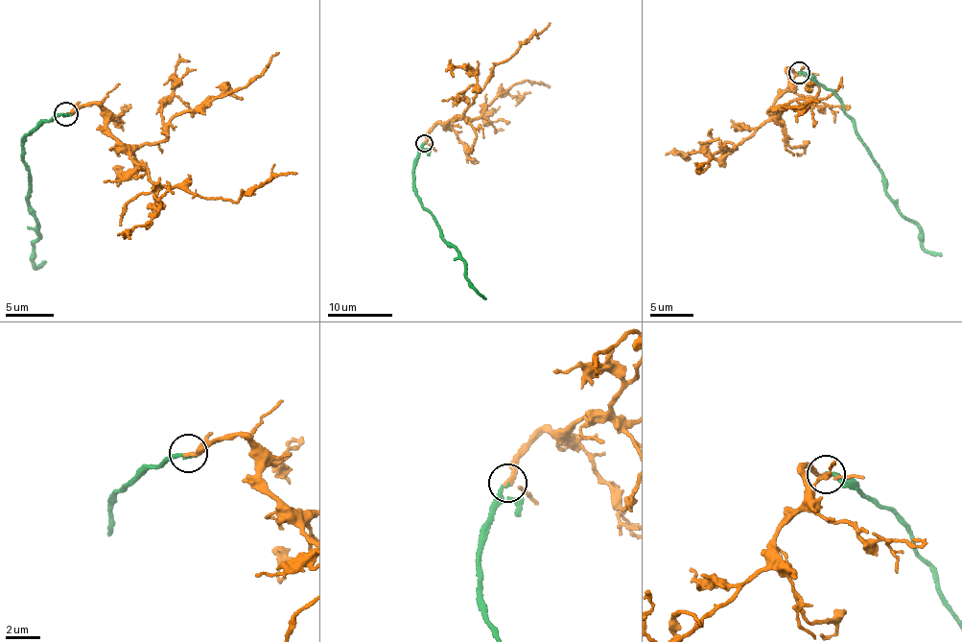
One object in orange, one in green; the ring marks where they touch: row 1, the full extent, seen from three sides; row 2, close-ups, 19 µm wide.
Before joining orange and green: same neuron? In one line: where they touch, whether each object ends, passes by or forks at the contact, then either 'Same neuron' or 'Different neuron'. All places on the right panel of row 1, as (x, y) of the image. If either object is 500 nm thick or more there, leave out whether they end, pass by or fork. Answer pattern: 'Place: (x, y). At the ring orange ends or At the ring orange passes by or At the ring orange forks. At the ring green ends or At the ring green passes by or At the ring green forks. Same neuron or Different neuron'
Place: (799, 73). At the ring orange passes by. At the ring green passes by. Same neuron

